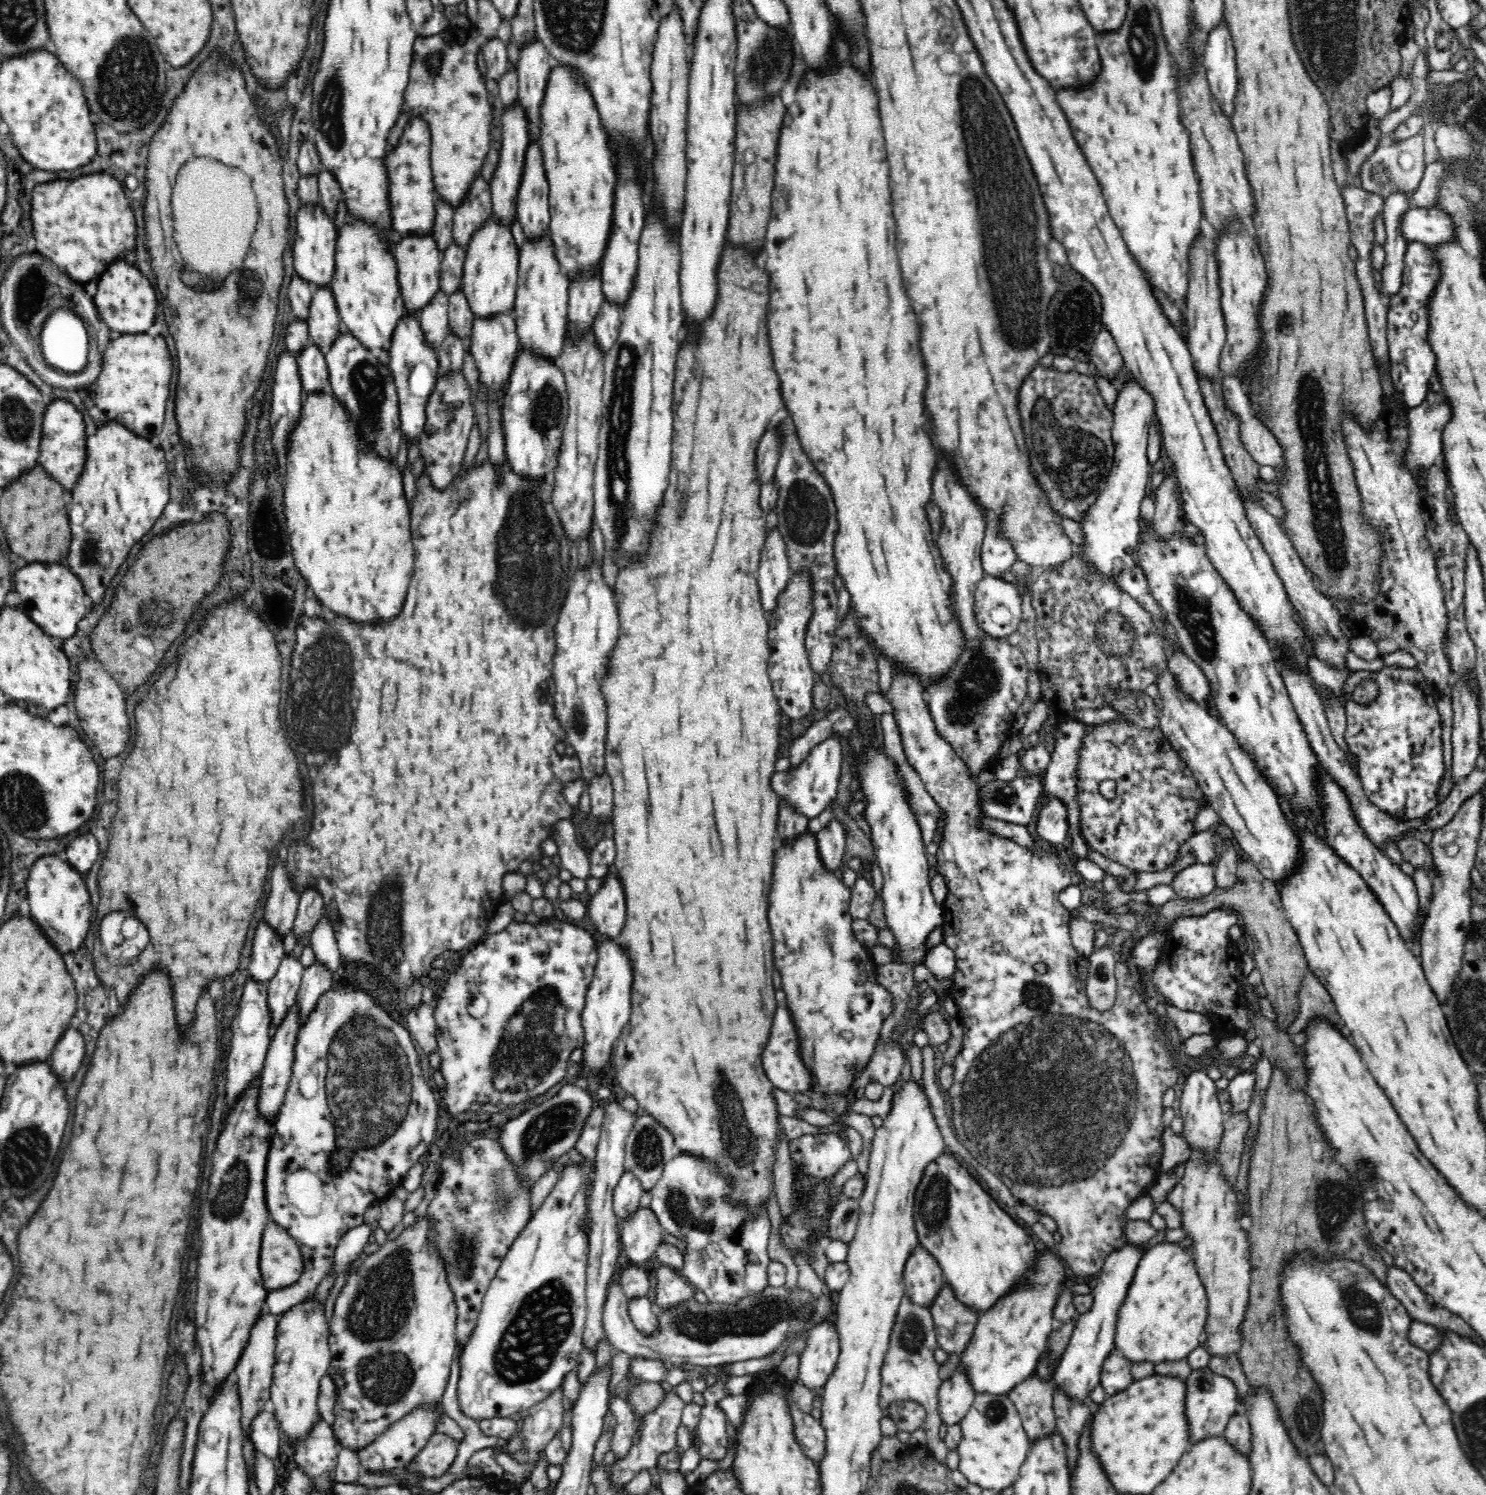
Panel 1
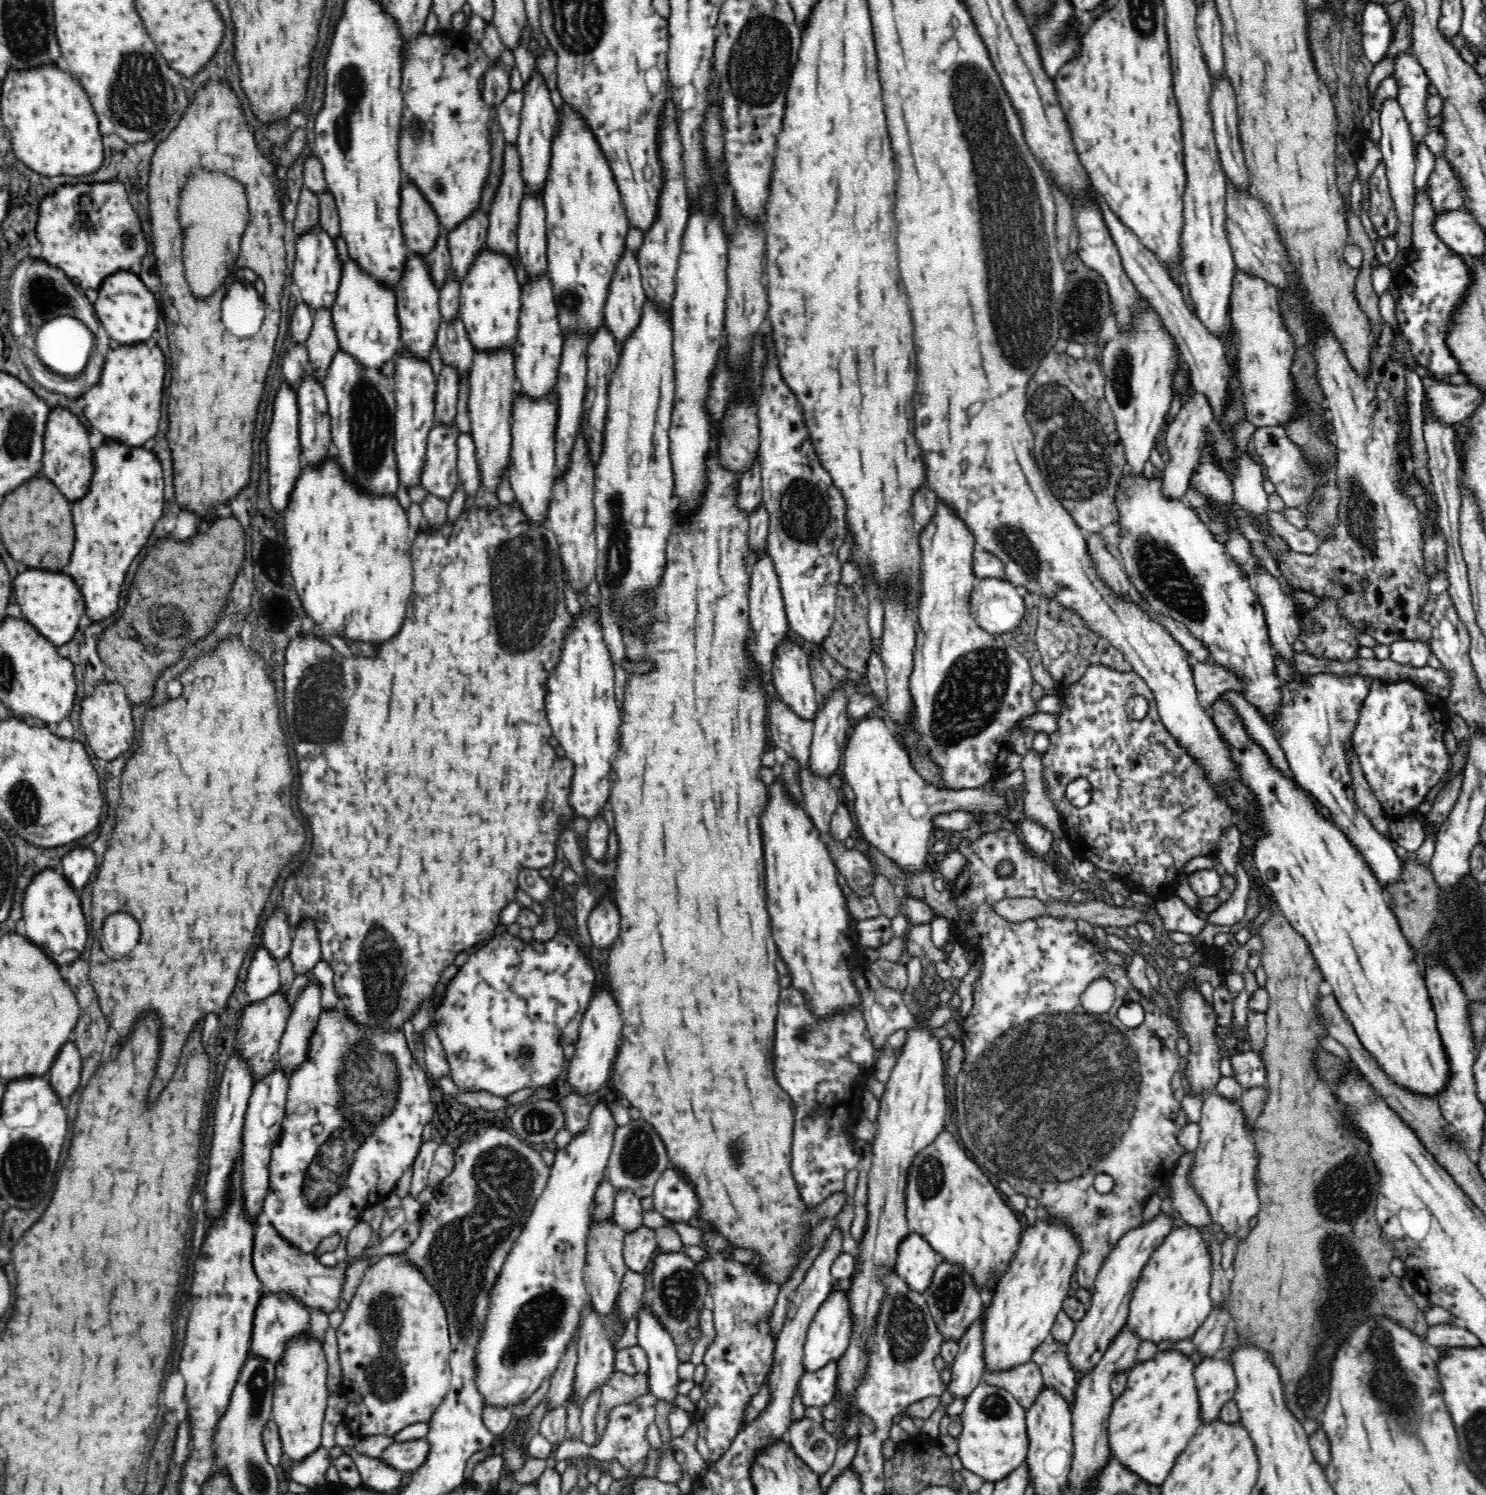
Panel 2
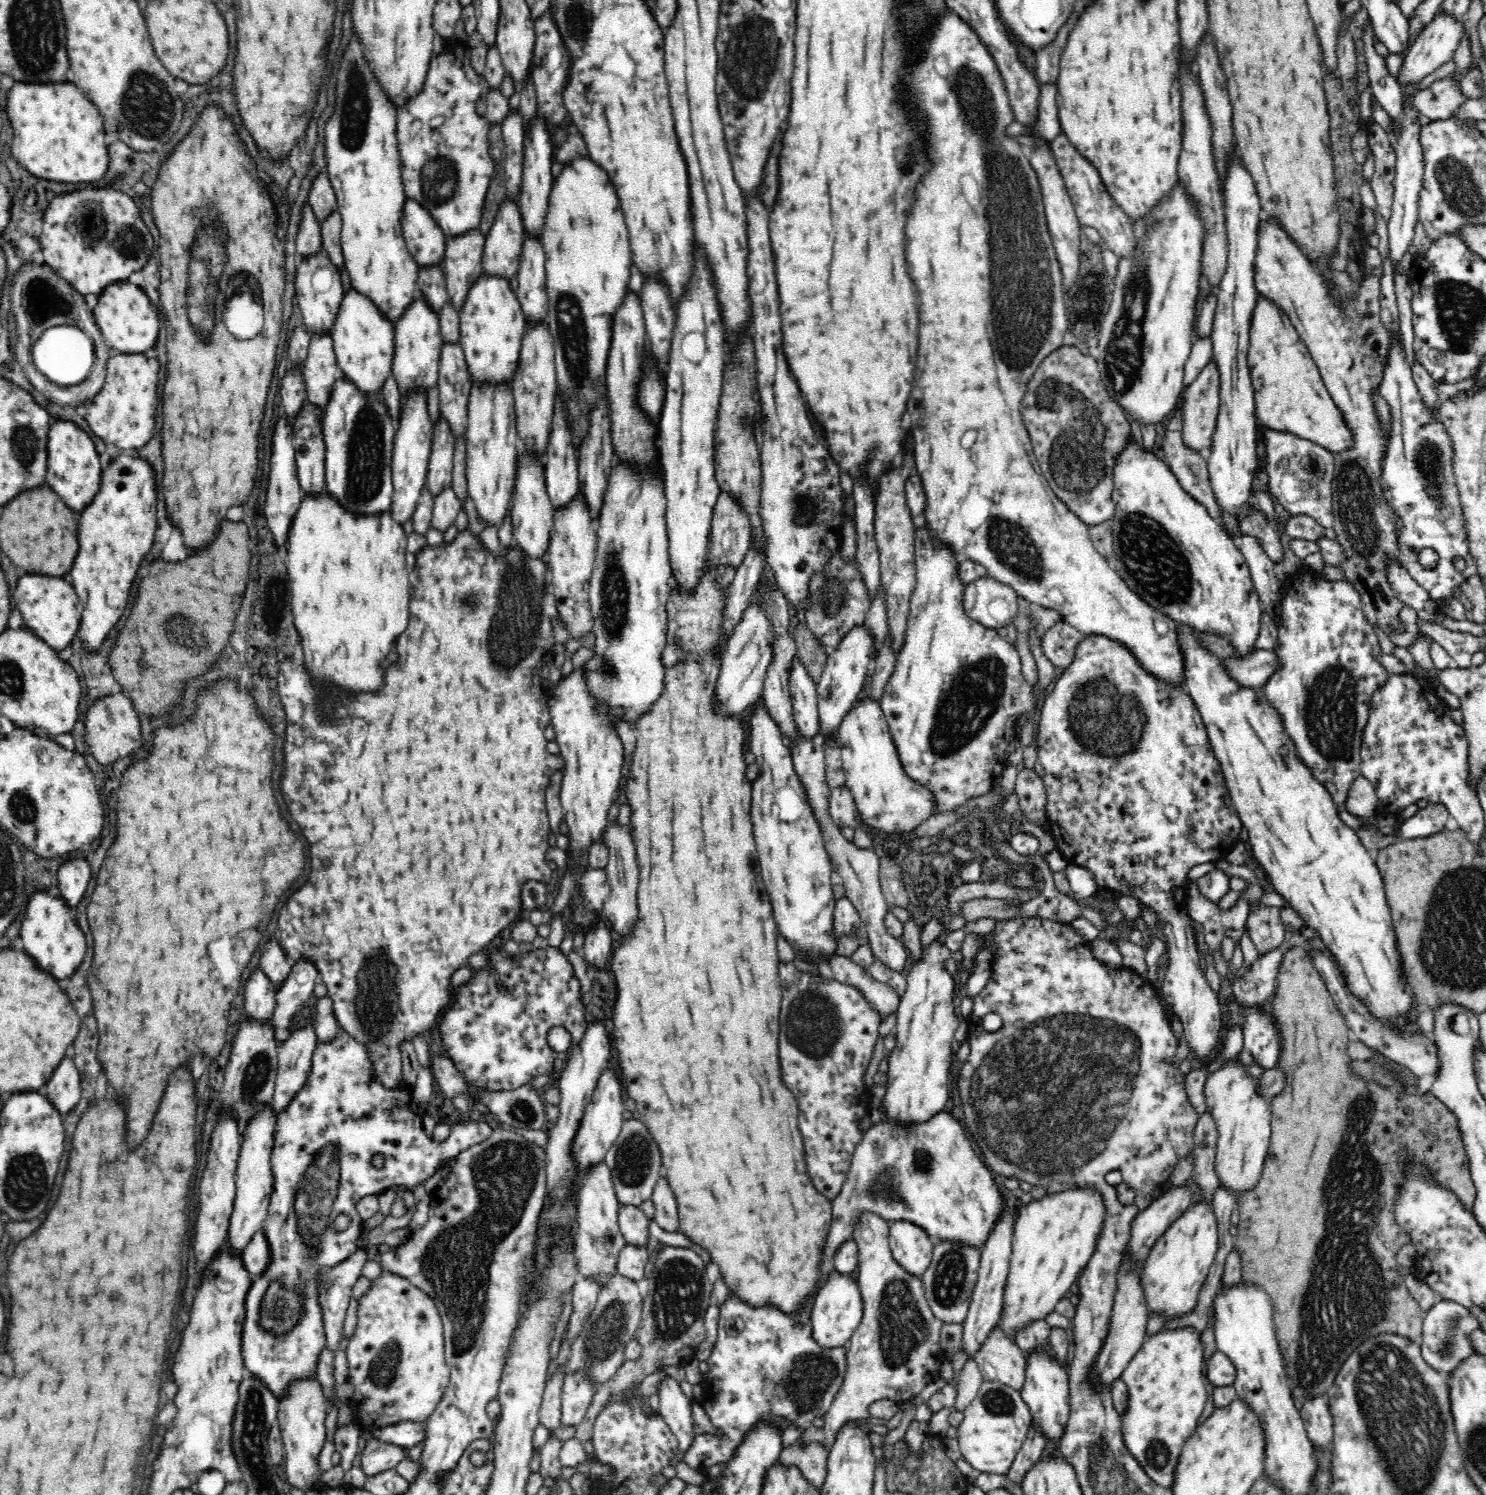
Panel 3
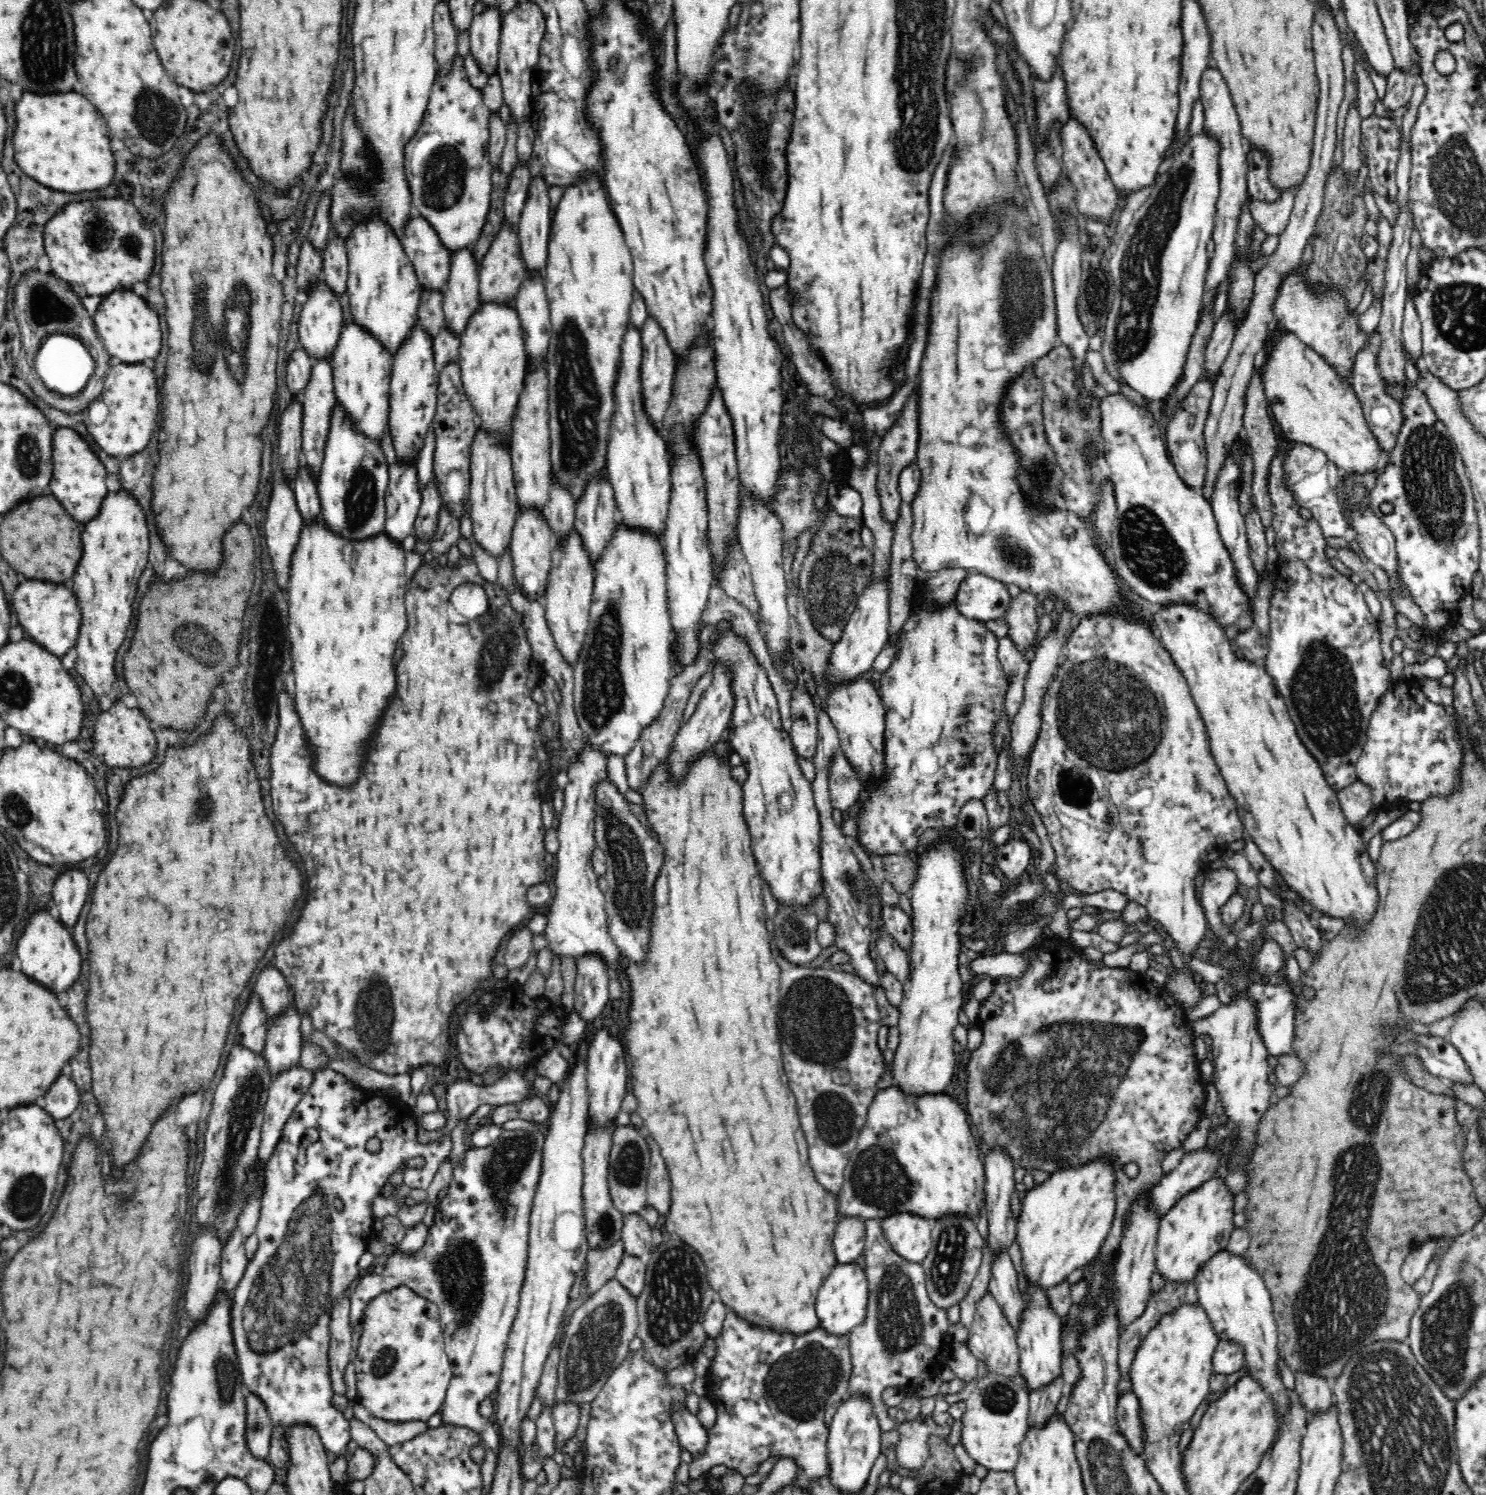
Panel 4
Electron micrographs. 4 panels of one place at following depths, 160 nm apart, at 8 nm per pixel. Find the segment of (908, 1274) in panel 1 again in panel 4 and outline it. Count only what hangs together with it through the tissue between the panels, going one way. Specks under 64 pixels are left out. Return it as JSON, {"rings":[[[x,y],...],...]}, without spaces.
{"rings":[[[894,1214],[881,1221],[886,1240],[906,1261],[921,1264],[931,1249],[933,1221],[912,1214]]]}

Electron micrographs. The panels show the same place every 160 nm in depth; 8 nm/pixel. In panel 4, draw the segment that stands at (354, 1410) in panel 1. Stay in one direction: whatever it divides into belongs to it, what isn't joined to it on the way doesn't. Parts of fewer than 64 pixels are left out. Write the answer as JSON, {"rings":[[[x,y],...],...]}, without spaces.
{"rings":[[[396,1286],[374,1296],[362,1312],[360,1331],[355,1337],[354,1357],[357,1401],[381,1420],[392,1423],[427,1422],[439,1413],[444,1402],[452,1369],[446,1356],[438,1307],[407,1286]]]}

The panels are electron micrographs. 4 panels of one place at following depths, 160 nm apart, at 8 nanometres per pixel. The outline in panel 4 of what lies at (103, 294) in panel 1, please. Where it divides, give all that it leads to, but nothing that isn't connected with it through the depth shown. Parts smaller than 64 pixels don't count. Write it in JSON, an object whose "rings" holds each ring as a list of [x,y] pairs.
{"rings":[[[132,292],[108,294],[102,299],[102,302],[104,302],[102,308],[94,314],[94,322],[96,322],[96,332],[102,338],[108,354],[128,364],[145,363],[150,358],[156,358],[162,346],[158,313],[147,306],[143,298],[138,298]]]}

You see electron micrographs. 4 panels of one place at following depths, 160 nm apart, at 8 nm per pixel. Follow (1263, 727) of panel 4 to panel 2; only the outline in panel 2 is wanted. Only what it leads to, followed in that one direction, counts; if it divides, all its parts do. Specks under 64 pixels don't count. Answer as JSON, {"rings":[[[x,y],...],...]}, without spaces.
{"rings":[[[1218,698],[1212,707],[1214,722],[1229,744],[1233,764],[1239,768],[1242,782],[1255,794],[1261,818],[1265,822],[1267,835],[1253,846],[1258,877],[1268,886],[1275,904],[1293,930],[1306,940],[1318,969],[1332,987],[1335,1000],[1354,1027],[1362,1047],[1398,1087],[1438,1102],[1437,1098],[1451,1081],[1452,1067],[1437,1027],[1436,1011],[1425,977],[1420,973],[1415,952],[1401,932],[1382,885],[1346,835],[1316,811],[1309,792],[1300,787],[1294,778],[1288,779],[1280,773],[1270,763],[1264,750],[1248,738],[1242,722],[1228,707],[1228,702]]]}

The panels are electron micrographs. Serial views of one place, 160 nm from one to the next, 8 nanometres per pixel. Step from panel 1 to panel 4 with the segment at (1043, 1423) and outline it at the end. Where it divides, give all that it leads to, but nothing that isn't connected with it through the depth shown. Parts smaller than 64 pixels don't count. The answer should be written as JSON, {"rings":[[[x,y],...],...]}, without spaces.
{"rings":[[[987,1292],[977,1305],[974,1320],[969,1329],[967,1345],[972,1354],[985,1364],[987,1374],[1000,1375],[1015,1380],[1019,1372],[1019,1346],[1017,1332],[1012,1329],[1002,1309],[994,1302],[993,1296]]]}

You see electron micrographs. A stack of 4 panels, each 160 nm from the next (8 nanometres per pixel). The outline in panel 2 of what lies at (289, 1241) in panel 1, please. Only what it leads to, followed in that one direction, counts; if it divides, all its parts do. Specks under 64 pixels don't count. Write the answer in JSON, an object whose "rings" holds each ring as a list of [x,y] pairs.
{"rings":[[[259,1219],[254,1229],[254,1248],[252,1262],[263,1286],[273,1296],[290,1296],[298,1299],[303,1305],[321,1308],[324,1312],[332,1312],[343,1308],[340,1298],[344,1273],[348,1266],[338,1263],[335,1267],[326,1267],[313,1254],[306,1254],[299,1248],[282,1238],[274,1225],[266,1219]]]}

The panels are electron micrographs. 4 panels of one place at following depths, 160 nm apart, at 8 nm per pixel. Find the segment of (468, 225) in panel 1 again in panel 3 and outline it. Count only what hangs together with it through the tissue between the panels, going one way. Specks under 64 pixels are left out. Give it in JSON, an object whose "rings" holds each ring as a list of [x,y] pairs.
{"rings":[[[474,228],[458,234],[458,236],[445,236],[445,255],[442,262],[443,273],[445,274],[447,293],[449,301],[456,307],[461,308],[466,302],[466,294],[472,286],[472,282],[476,282],[476,278],[483,272],[482,259],[483,249],[485,246],[485,236],[479,228]]]}

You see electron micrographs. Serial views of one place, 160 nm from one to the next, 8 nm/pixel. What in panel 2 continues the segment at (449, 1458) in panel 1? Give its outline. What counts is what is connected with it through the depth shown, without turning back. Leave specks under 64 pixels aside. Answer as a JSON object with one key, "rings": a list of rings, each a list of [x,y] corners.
{"rings":[[[427,1439],[394,1442],[382,1452],[381,1459],[392,1468],[402,1473],[416,1473],[418,1468],[428,1460],[430,1443]]]}

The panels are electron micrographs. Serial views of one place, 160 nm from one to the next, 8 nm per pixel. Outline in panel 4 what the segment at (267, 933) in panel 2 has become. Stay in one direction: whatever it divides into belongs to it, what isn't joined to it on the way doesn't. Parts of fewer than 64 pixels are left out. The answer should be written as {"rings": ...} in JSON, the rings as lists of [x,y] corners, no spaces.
{"rings":[[[268,966],[258,974],[253,989],[262,999],[262,1007],[266,1009],[265,1013],[269,1018],[282,1014],[295,1000],[294,991],[287,983],[284,974],[276,966]]]}

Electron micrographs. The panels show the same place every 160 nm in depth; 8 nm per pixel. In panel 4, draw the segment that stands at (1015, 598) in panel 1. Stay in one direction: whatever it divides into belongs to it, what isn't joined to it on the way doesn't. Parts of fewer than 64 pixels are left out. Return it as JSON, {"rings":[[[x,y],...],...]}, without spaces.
{"rings":[[[971,572],[963,581],[954,600],[966,618],[985,623],[1005,616],[1012,603],[1006,585],[976,572]]]}

